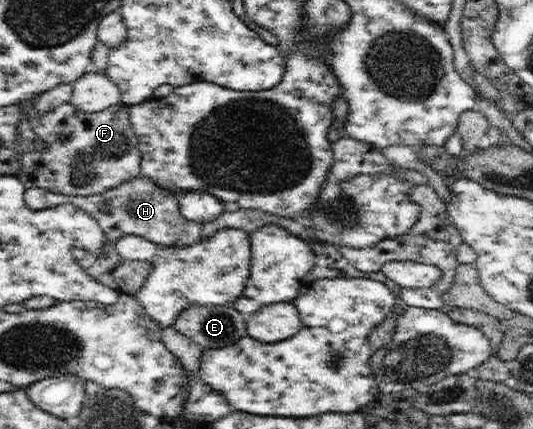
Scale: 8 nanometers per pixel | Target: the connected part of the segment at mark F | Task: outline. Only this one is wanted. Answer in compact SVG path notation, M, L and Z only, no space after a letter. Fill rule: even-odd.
M119 102L102 112L85 113L66 103L45 114L23 118L18 124L17 131L20 138L18 148L22 152L20 162L23 162L18 179L24 184L25 190L37 187L71 196L89 196L107 192L110 188L115 188L129 179L141 176L139 141L129 122L129 107ZM36 138L46 140L49 144L45 152L33 148Z

